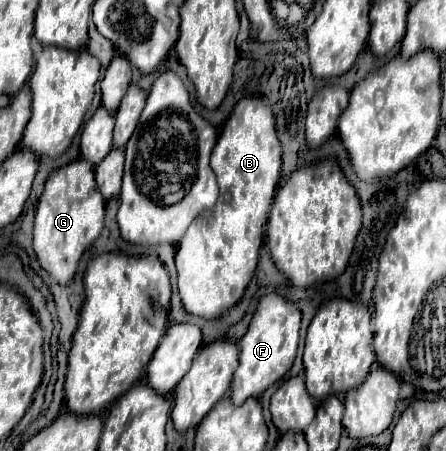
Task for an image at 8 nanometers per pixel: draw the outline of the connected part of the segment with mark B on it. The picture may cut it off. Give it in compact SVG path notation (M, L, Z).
M243 96L229 120L223 126L223 132L213 148L211 154L211 168L217 176L219 182L219 200L209 212L209 222L193 222L179 242L177 254L175 254L175 264L177 264L177 274L179 274L179 294L185 310L203 316L207 320L223 316L231 306L235 306L247 284L253 278L257 260L259 260L259 248L263 244L263 226L267 224L271 202L281 178L281 142L277 138L275 130L275 116L265 106L263 98L255 96Z

